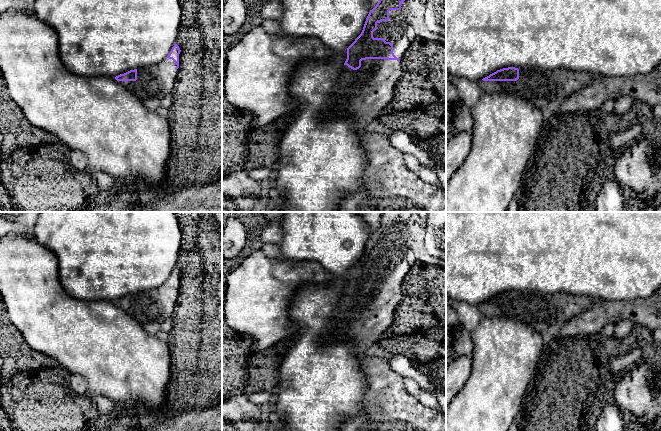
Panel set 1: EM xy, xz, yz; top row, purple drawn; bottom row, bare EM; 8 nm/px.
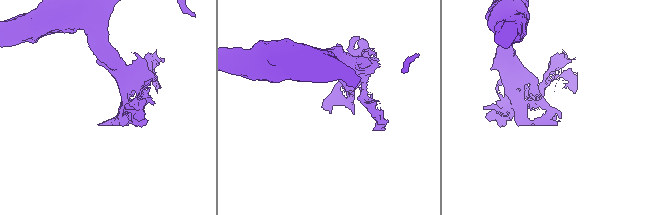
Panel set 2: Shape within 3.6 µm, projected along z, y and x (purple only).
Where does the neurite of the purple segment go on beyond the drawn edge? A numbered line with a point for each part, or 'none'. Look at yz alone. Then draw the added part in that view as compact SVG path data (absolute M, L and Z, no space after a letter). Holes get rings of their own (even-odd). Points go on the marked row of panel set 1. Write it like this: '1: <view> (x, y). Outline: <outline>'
1: yz (553, 85). Outline: M518 68L516 81L478 81L486 93L518 95L528 100L543 98L557 104L569 98L591 83L592 75L584 71L565 68L545 70L542 68Z

